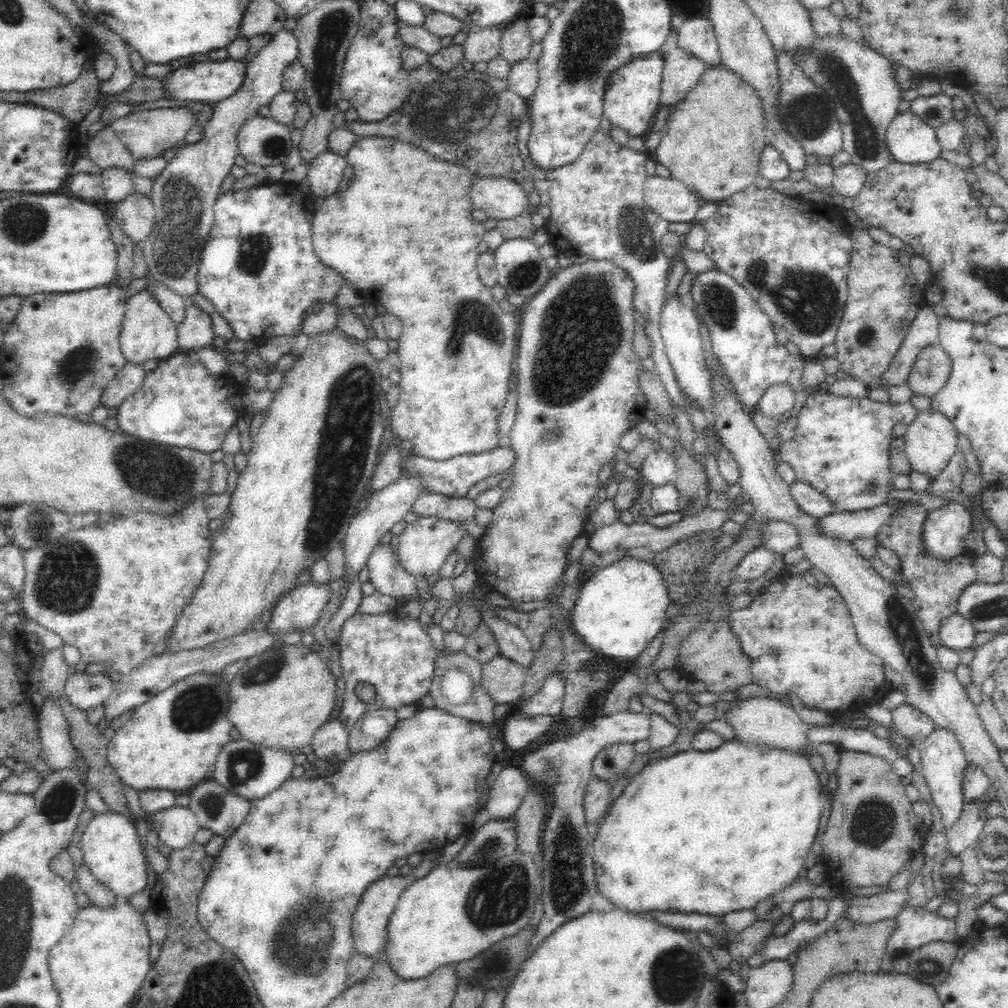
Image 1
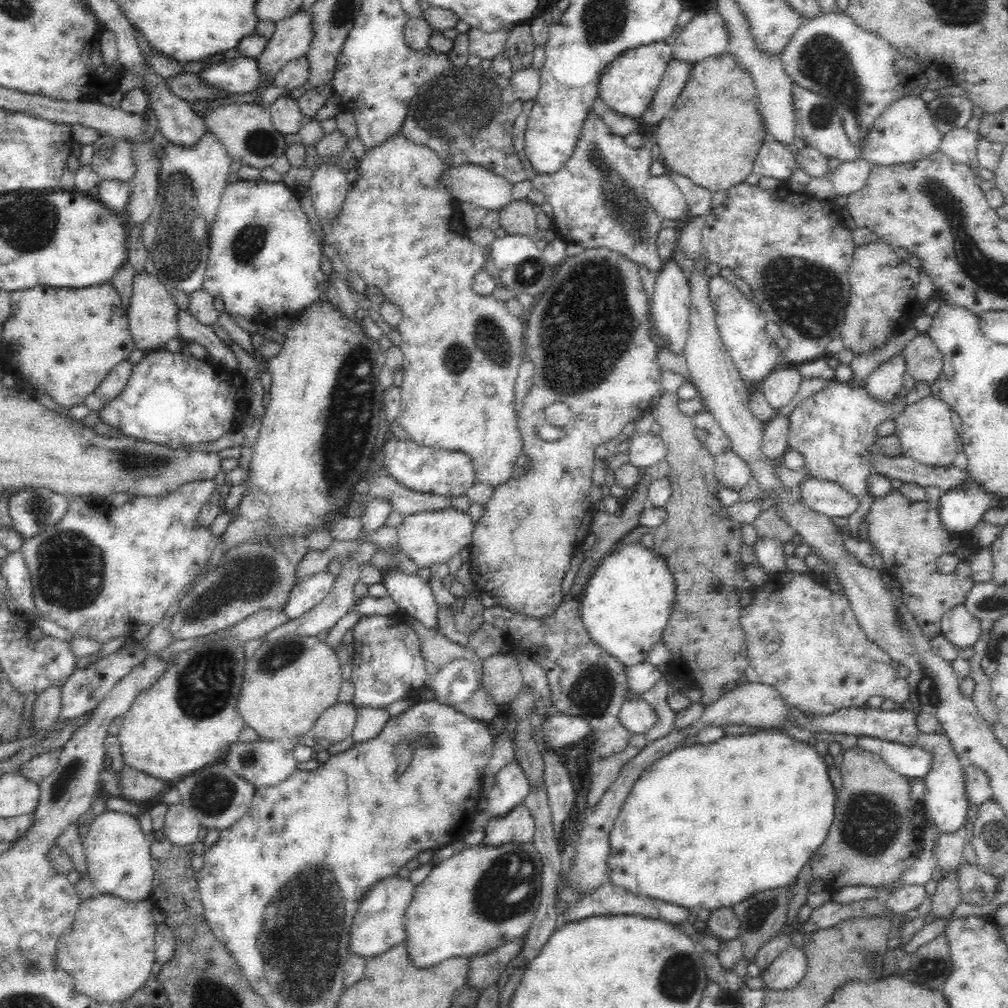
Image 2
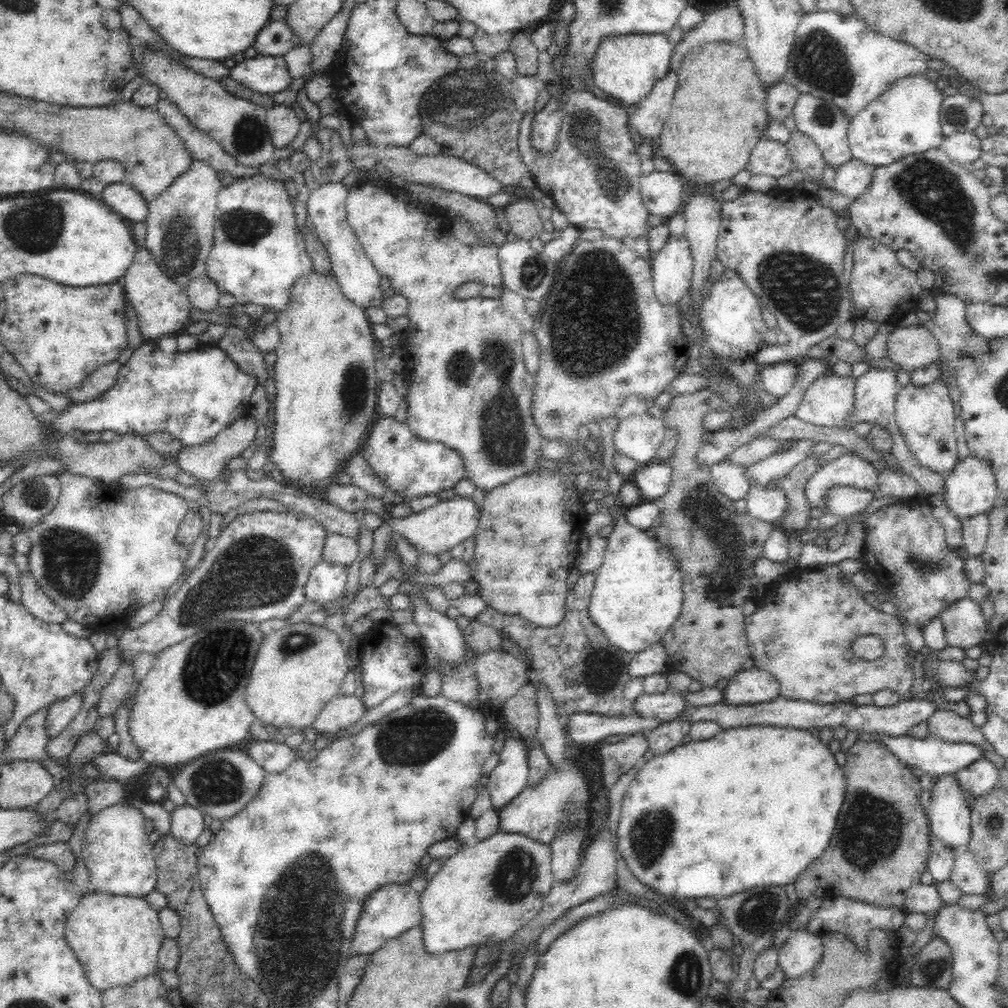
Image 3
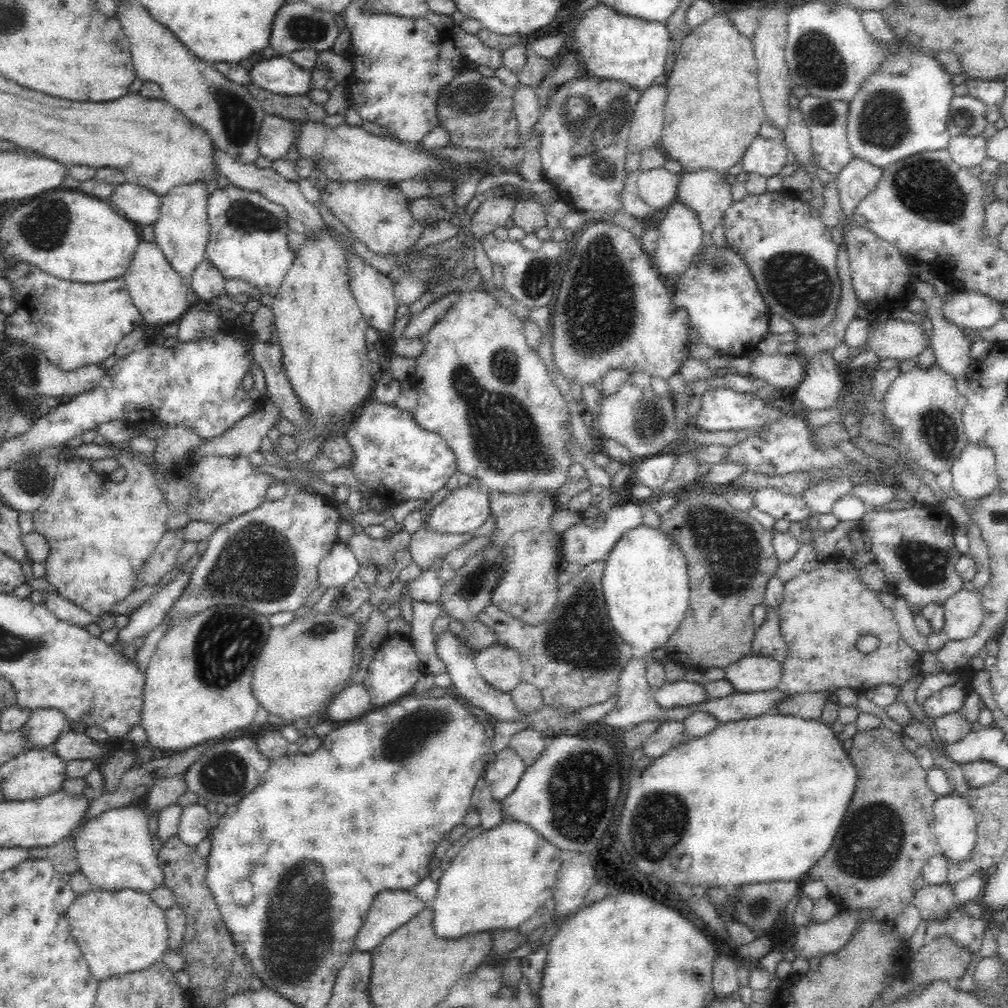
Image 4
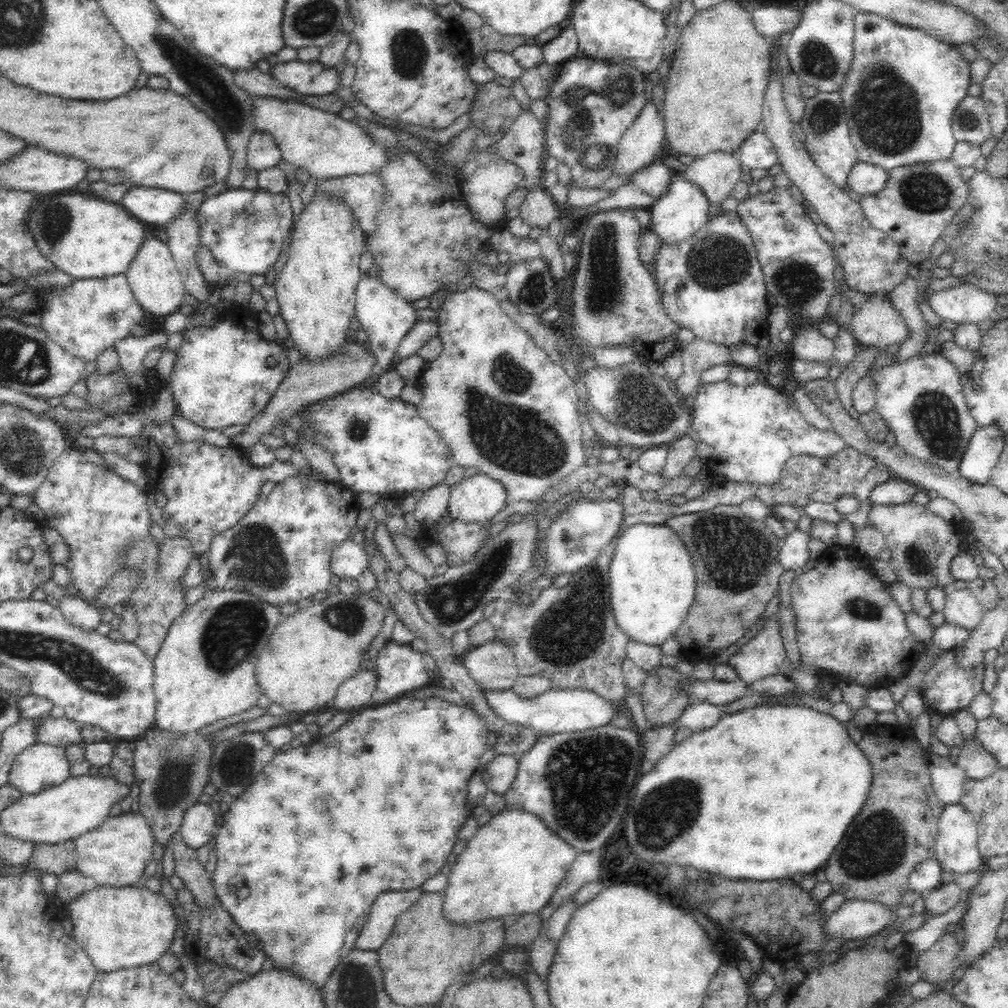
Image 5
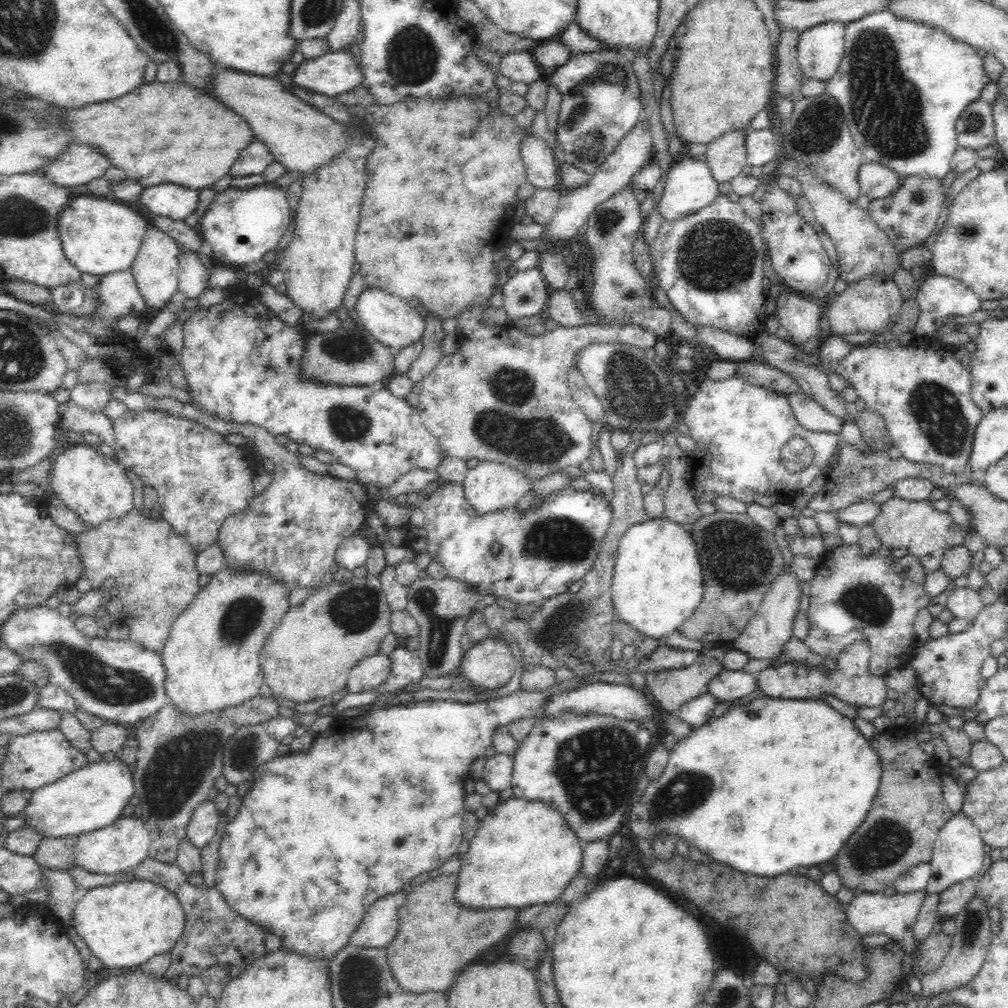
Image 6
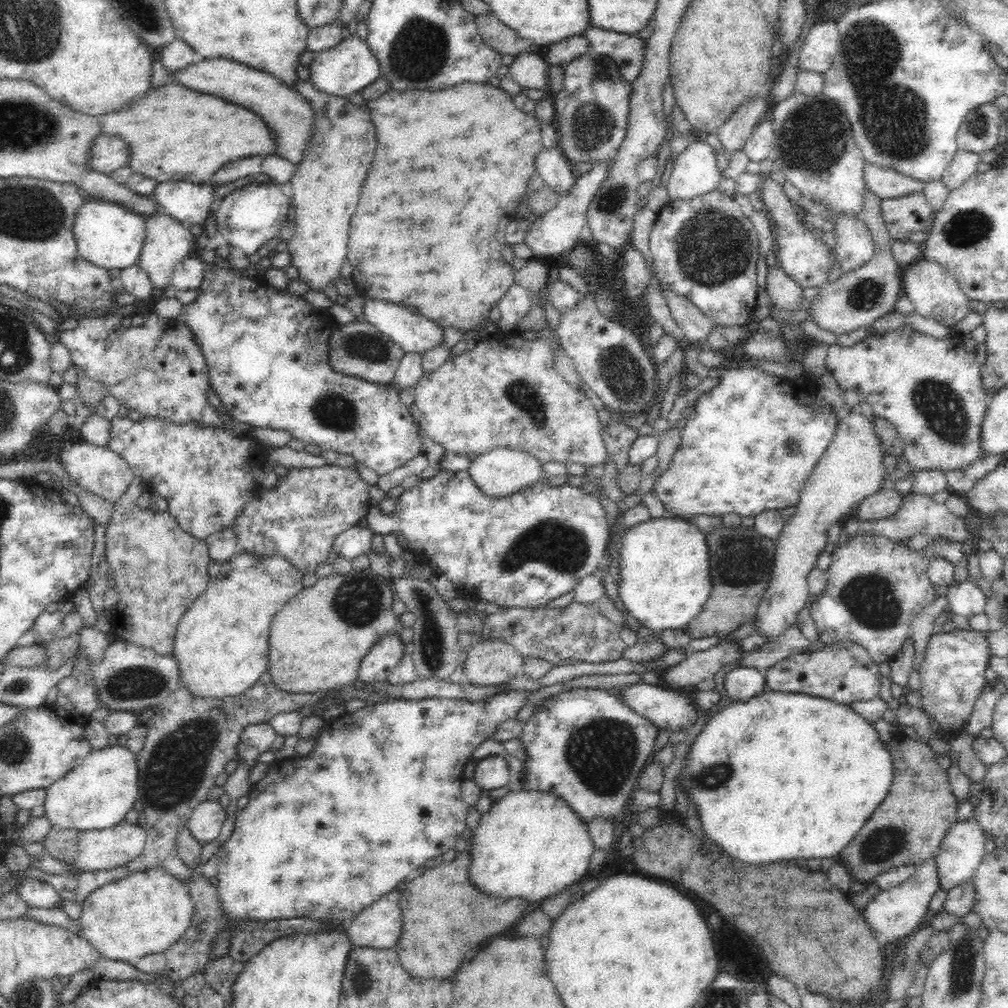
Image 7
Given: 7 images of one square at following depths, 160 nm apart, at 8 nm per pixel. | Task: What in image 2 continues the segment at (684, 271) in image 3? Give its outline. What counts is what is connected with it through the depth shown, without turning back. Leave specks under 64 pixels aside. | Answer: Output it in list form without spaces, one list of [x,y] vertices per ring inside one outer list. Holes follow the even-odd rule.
[[[674,258],[664,262],[655,278],[655,291],[652,296],[652,314],[657,332],[662,335],[665,346],[674,354],[683,356],[686,341],[689,338],[691,288],[684,272]]]

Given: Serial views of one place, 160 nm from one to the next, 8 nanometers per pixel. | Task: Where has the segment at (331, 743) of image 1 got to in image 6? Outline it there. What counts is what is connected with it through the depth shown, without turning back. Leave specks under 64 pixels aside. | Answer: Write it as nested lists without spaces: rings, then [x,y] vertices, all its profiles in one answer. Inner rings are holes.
[[[373,654],[358,661],[348,674],[345,690],[357,694],[380,686],[390,676],[390,657],[386,654]]]

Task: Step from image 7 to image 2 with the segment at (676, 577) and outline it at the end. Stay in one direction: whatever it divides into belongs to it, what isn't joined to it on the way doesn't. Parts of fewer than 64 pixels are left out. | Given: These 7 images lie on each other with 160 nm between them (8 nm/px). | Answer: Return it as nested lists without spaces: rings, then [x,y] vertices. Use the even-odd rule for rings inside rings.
[[[638,542],[616,546],[590,576],[581,594],[580,617],[591,639],[602,650],[616,657],[624,668],[645,660],[656,642],[660,642],[668,625],[675,602],[674,579],[666,561],[653,549],[646,549]]]

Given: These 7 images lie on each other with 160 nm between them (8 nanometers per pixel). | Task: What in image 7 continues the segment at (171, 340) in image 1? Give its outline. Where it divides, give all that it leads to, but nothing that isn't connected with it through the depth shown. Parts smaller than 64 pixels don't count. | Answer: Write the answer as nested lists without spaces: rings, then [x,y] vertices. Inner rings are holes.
[[[165,212],[147,218],[145,228],[145,239],[137,264],[150,277],[152,288],[166,290],[171,285],[176,266],[190,256],[190,248],[195,244],[195,237],[187,225],[172,219]]]

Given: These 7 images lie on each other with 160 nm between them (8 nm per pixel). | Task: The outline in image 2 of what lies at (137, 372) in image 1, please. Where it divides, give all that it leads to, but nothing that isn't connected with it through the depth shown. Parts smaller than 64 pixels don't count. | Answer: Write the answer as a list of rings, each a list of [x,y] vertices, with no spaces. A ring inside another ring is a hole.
[[[126,360],[110,370],[100,386],[86,397],[85,405],[92,411],[100,412],[110,399],[116,398],[124,390],[133,367],[134,364]]]

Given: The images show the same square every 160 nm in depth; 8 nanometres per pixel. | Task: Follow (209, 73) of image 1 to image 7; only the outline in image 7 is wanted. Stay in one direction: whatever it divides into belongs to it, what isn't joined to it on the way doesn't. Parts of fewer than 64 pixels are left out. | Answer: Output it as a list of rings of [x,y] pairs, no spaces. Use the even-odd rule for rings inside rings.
[[[345,35],[336,46],[317,52],[308,64],[310,78],[308,79],[314,89],[331,96],[348,99],[350,95],[360,92],[380,77],[378,59],[370,51],[368,43],[361,40],[358,35]]]

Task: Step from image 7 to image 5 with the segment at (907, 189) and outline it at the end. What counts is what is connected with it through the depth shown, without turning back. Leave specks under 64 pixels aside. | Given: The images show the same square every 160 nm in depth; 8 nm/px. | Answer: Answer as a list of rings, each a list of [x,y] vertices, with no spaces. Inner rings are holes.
[[[859,161],[850,169],[846,183],[852,192],[862,196],[880,192],[887,180],[888,173],[882,167]]]

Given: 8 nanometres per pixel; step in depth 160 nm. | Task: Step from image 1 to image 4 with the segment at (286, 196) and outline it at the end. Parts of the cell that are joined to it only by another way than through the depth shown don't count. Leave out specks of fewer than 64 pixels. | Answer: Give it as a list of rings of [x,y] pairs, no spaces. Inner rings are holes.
[[[229,184],[209,194],[207,209],[210,234],[206,258],[222,273],[224,280],[243,280],[262,295],[276,297],[297,255],[288,246],[288,231],[293,224],[285,208],[268,200],[261,191]]]

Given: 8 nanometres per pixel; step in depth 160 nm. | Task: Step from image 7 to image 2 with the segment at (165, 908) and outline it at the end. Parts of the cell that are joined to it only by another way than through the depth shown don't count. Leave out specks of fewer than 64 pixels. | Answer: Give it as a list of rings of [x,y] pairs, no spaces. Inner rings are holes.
[[[107,894],[81,901],[73,923],[57,942],[54,956],[58,969],[72,977],[76,993],[115,1006],[142,988],[155,961],[154,909],[150,899],[127,901]]]

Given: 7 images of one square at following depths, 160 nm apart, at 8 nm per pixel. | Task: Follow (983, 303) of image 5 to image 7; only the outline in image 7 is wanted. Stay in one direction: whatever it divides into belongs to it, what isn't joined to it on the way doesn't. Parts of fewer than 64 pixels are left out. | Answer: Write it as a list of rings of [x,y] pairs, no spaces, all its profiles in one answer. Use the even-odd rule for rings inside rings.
[[[920,259],[906,266],[901,275],[902,294],[914,304],[914,312],[924,318],[934,319],[946,326],[954,327],[964,318],[969,309],[969,298],[962,292],[957,280],[940,264],[928,259]]]

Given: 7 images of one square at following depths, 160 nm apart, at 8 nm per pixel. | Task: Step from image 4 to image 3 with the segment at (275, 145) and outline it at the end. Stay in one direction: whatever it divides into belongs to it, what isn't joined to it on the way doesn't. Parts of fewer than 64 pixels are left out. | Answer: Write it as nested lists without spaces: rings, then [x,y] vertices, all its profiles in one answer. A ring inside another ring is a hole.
[[[276,104],[267,110],[267,126],[276,149],[289,147],[301,122],[292,106]]]

